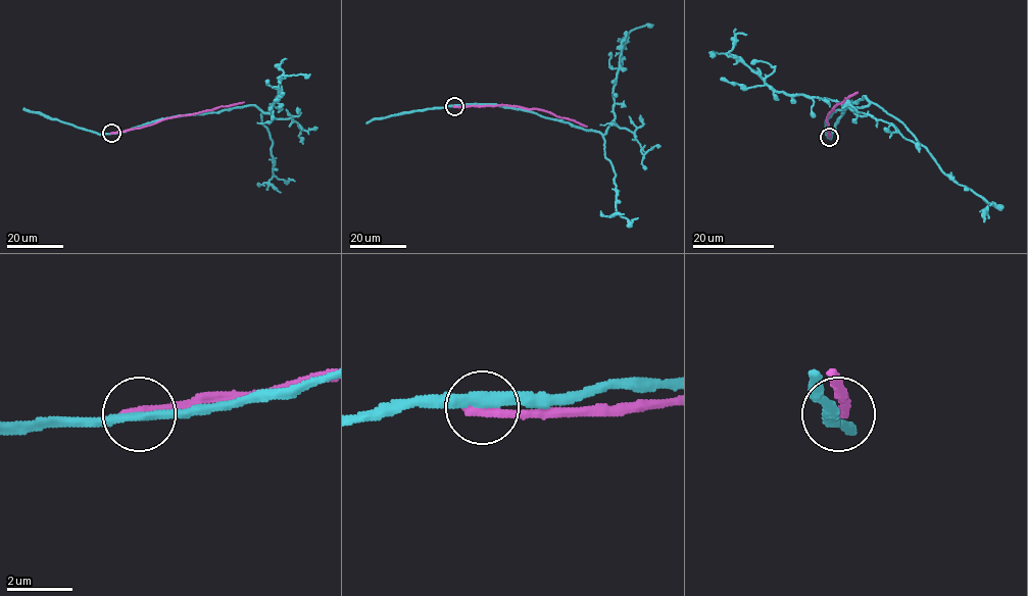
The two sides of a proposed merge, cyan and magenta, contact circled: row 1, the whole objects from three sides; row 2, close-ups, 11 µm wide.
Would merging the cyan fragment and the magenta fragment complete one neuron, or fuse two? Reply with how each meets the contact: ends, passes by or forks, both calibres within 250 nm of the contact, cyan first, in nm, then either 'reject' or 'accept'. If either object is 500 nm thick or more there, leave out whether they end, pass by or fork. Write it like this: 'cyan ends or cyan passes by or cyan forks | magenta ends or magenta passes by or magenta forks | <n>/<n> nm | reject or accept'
cyan passes by | magenta ends | 280/360 nm | reject

